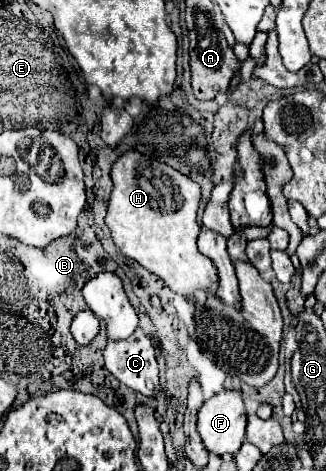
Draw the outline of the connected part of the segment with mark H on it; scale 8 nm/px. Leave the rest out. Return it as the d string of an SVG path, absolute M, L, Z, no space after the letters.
M134 149L114 161L110 179L112 193L108 199L106 225L120 253L158 275L174 293L190 297L194 291L208 291L216 279L216 267L196 247L200 233L196 221L200 185L174 167Z

